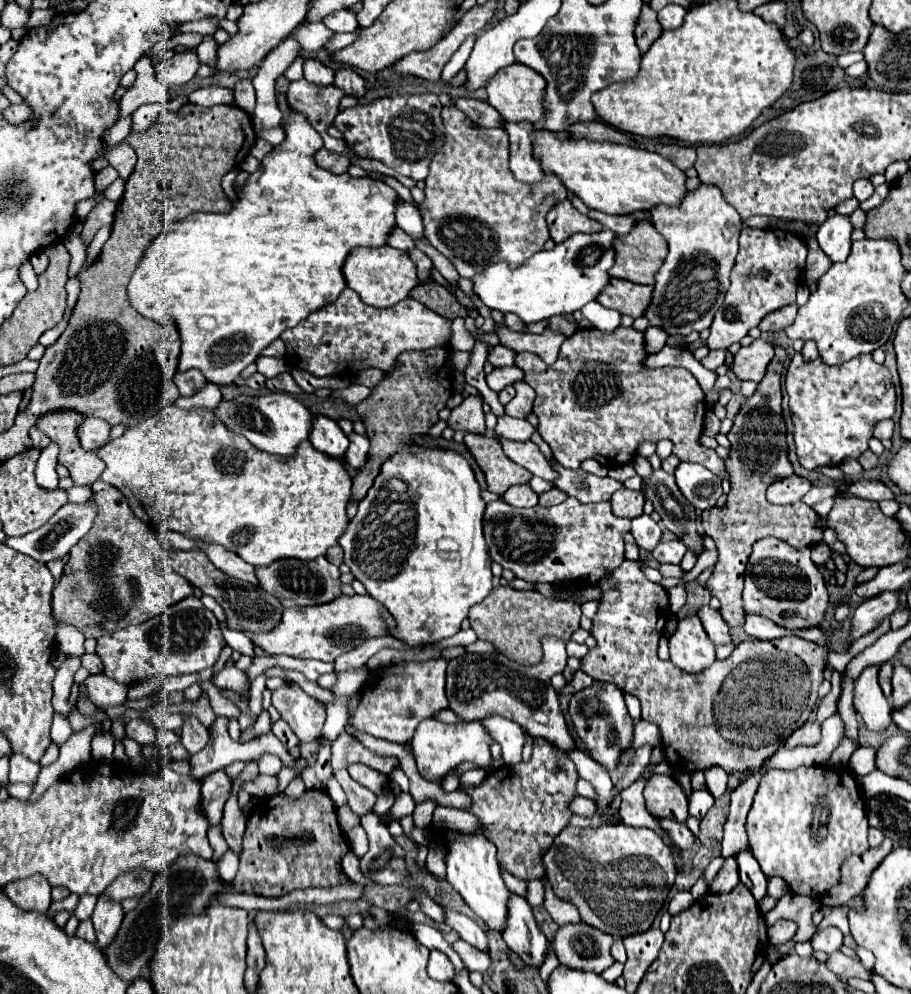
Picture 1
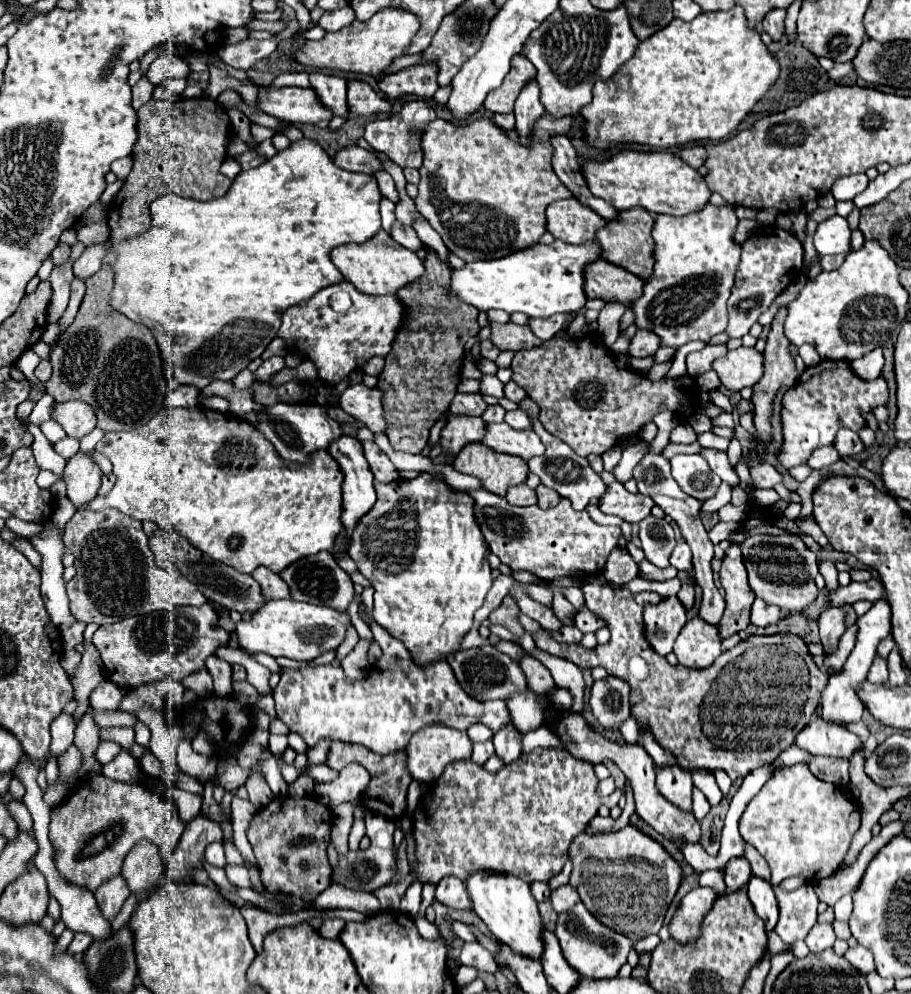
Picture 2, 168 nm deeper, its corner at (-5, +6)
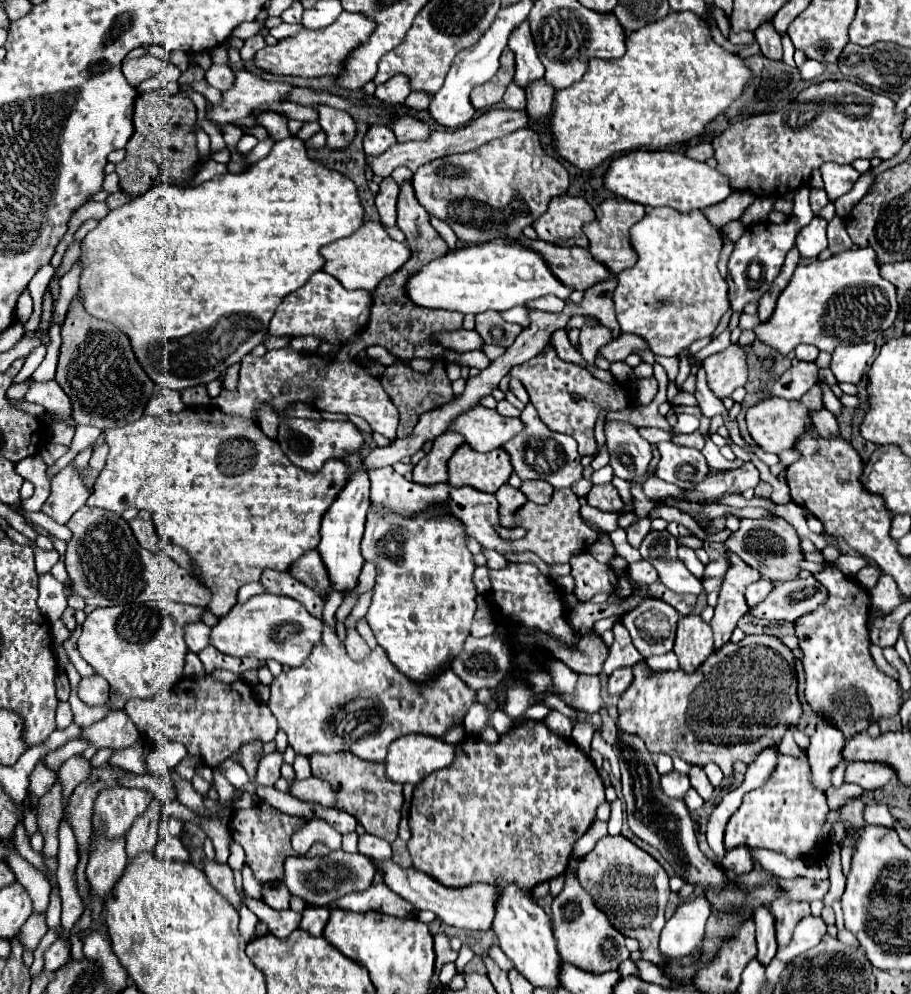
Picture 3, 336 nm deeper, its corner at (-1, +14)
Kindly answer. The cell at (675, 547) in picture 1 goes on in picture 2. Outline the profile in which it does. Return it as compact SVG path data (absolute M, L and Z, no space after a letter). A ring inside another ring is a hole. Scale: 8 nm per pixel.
M680 542L680 544L674 548L674 554L670 556L670 564L672 564L676 570L686 570L686 572L692 570L692 552L690 552L690 548L688 548L686 542Z

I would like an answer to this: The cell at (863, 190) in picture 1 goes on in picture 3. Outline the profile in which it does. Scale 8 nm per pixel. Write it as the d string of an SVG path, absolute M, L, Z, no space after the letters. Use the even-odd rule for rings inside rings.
M824 164L820 168L820 174L830 202L836 202L842 194L846 194L860 176L860 172L854 166L842 166L842 164Z

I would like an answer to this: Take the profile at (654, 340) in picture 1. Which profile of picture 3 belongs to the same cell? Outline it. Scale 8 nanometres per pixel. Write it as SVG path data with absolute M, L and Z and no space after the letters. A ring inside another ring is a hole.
M620 334L610 344L602 346L600 354L606 360L614 362L614 360L626 360L626 356L630 356L636 350L648 350L648 346L642 342L642 338L638 338L636 334Z

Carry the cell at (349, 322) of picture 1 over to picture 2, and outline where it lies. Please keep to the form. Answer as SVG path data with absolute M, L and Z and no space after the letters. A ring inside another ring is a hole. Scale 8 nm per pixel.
M338 282L318 290L306 302L288 308L282 314L278 336L292 350L302 352L316 364L320 380L338 384L352 370L362 368L372 356L386 356L390 352L390 342L398 332L400 320L402 304L394 296L368 296L358 292L350 282ZM338 290L346 290L352 296L352 306L346 312L334 312L330 306L330 296Z

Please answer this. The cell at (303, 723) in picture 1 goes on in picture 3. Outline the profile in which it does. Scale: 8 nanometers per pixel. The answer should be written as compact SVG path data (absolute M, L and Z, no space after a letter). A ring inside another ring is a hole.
M324 626L322 640L318 642L318 646L314 646L314 650L312 650L312 654L306 658L306 662L304 662L302 666L296 666L296 668L282 670L280 676L274 678L268 708L270 708L272 714L278 718L278 726L288 734L288 744L296 750L296 754L314 754L314 752L324 752L324 754L328 754L328 752L342 752L342 750L344 750L344 752L352 752L352 754L356 754L356 756L360 756L360 758L364 758L364 760L382 762L382 760L386 758L386 754L388 754L388 746L390 746L392 740L396 740L396 738L400 738L400 736L406 736L406 734L428 734L428 736L438 736L438 738L442 738L442 736L444 736L448 730L452 730L454 726L462 726L462 724L464 724L464 718L466 718L466 714L468 714L468 710L470 710L472 704L476 704L476 692L470 690L450 668L442 670L442 672L440 672L436 678L432 678L432 680L426 680L426 682L410 682L402 672L398 672L396 666L392 666L388 654L382 652L380 646L376 646L376 648L370 652L370 656L364 658L362 662L354 662L354 660L346 654L346 650L342 648L342 642L338 640L336 632L334 632L332 628L328 628L328 626Z

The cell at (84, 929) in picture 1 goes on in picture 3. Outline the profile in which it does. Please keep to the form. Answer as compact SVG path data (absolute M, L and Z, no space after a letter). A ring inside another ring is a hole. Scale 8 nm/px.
M64 938L56 940L56 948L48 948L44 954L44 968L54 972L58 970L66 960L70 958L70 942L66 942Z

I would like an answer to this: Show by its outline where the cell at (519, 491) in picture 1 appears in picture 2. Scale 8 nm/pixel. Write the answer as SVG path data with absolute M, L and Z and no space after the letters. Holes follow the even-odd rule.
M518 484L518 486L514 486L514 488L508 490L506 500L512 506L532 506L532 504L536 504L536 494L526 484Z

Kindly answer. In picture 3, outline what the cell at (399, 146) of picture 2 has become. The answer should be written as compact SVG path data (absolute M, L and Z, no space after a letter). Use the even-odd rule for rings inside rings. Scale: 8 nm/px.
M370 126L368 132L366 132L366 138L364 138L364 152L370 154L370 156L376 156L376 154L382 154L384 150L388 150L390 146L396 144L396 138L394 138L394 132L388 128L388 126Z

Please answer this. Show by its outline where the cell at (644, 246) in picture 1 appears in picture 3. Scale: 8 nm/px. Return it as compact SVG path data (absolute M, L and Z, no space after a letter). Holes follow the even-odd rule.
M610 198L606 202L602 202L596 208L596 220L584 226L584 232L590 240L588 250L592 252L592 256L602 262L604 266L608 266L614 274L620 274L622 270L634 266L634 260L638 254L634 254L632 244L630 244L630 228L640 222L644 218L644 206L636 204L636 202L628 202L628 200L618 200L618 198Z

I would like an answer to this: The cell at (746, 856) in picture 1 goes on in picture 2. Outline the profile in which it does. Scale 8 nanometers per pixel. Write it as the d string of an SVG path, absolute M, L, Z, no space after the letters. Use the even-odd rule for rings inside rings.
M752 876L750 884L748 884L748 896L750 896L750 902L752 902L756 914L764 920L766 930L768 932L774 930L774 926L778 922L778 902L776 902L772 886L766 880Z

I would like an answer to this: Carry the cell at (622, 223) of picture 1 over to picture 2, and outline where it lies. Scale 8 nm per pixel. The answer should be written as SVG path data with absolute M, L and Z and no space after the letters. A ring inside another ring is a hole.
M556 134L556 136L550 138L550 144L552 144L552 148L554 148L552 166L554 166L554 172L558 174L558 178L564 182L564 186L570 188L570 192L572 192L580 202L584 202L586 206L590 206L590 208L592 208L594 212L598 212L602 218L606 218L606 220L616 218L618 210L616 210L612 204L608 204L608 202L596 198L596 196L590 192L590 188L588 188L588 184L586 184L586 178L582 176L580 164L578 164L578 160L576 160L576 150L574 150L574 146L570 144L568 136Z

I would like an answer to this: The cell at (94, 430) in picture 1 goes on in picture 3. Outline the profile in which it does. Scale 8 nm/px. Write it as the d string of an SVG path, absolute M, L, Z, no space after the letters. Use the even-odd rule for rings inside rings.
M52 380L52 382L34 382L30 386L30 390L26 392L26 400L40 404L46 412L62 418L62 420L70 420L72 418L72 402L66 396L66 392Z

